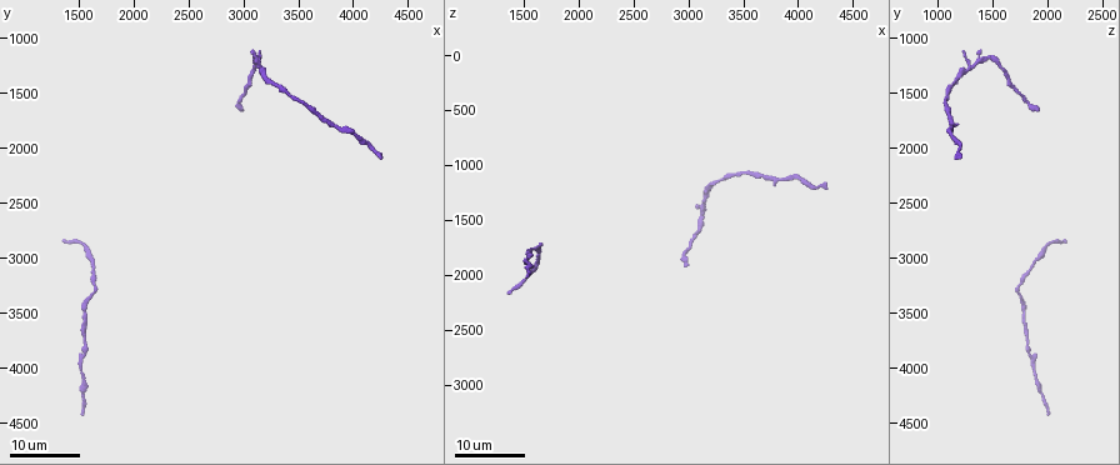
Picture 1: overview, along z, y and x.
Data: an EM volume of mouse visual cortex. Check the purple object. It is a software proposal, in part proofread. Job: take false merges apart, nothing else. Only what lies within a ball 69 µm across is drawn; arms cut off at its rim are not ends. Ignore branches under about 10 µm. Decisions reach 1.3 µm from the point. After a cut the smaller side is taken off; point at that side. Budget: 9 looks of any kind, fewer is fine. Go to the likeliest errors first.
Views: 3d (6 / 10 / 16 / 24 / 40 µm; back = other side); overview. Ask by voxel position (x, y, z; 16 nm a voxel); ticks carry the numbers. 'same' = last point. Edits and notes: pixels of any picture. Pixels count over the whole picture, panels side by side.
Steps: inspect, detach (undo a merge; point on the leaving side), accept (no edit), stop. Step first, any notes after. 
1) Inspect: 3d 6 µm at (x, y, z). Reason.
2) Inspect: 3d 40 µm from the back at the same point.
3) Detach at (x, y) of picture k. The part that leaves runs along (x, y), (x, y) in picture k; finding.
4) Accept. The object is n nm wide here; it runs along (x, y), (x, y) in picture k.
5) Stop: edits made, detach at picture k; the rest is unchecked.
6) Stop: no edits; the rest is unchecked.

Inspect: 3d 24 µm at (1560, 3880, 1840). Side arm on a straight run.

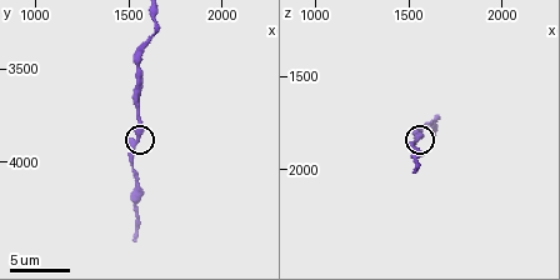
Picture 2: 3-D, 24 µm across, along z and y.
Inspect: 3d 6 µm at (1540, 3880, 1840).

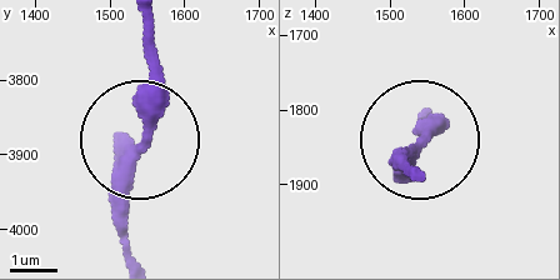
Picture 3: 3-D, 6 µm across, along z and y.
Accept. It runs along (146, 23), (146, 119), (123, 179), (123, 246) in picture 3; all the same cell.

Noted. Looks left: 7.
Inspect: 3d 16 µm at (3160, 1280, 1260). Three-way junction.

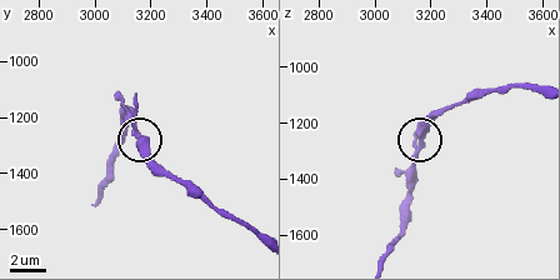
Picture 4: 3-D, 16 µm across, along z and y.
Inspect: 3d 6 µm at the same point.

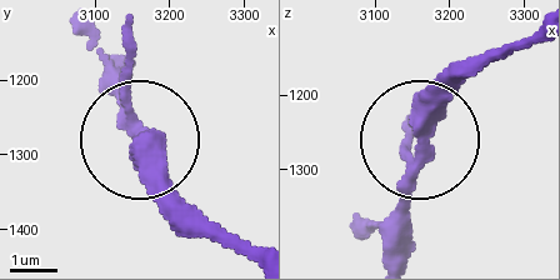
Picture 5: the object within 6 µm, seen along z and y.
Accept. The object is 270 nm wide here; it runs along (388, 258), (388, 221), (420, 138), (480, 70) in picture 5; one cell here.

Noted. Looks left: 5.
Inspect: 3d 24 µm at (1580, 2880, 1980). Narrows sharply.

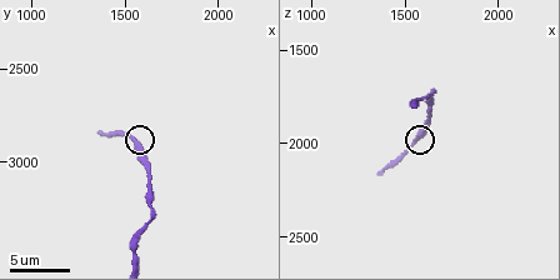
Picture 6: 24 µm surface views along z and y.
Inspect: 3d 6 µm at the same point.

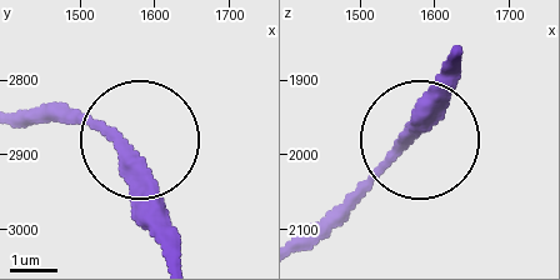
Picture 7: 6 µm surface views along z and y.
Accept. Continuous, no second cell.

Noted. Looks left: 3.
Inspect: 3d 24 µm at (3820, 1800, 1120). Thin neck.

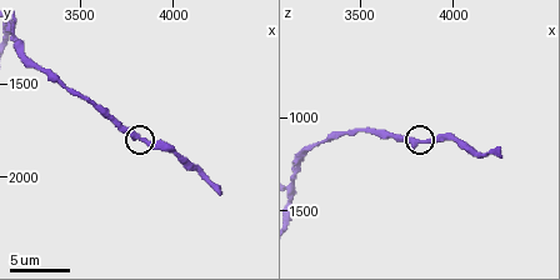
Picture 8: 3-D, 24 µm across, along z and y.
Inspect: 3d 6 µm at (3840, 1800, 1120). Closer look.

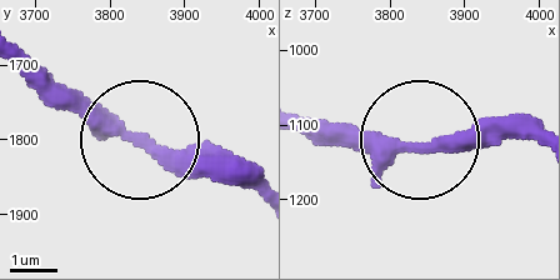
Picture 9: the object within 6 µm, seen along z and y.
Accept. One cell here.

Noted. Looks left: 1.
Stop: no edits; the rest is unchecked.

